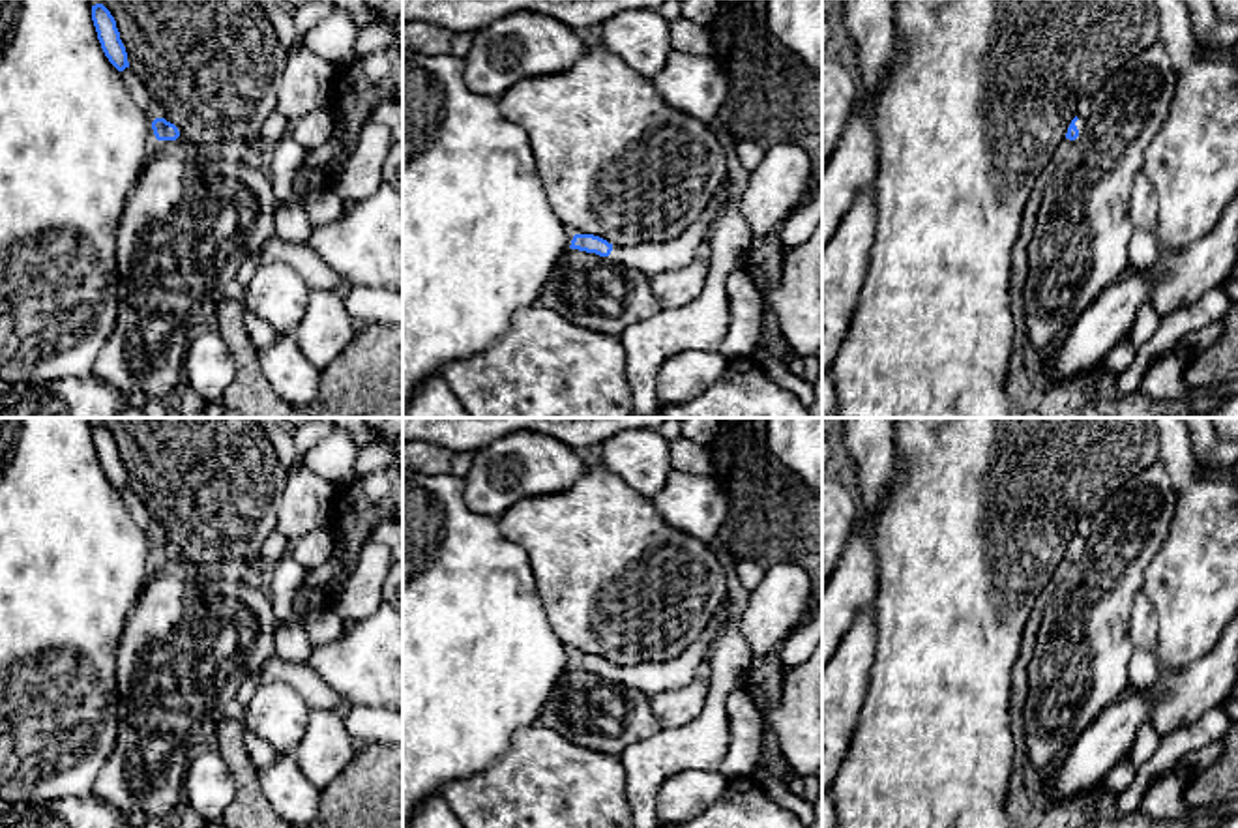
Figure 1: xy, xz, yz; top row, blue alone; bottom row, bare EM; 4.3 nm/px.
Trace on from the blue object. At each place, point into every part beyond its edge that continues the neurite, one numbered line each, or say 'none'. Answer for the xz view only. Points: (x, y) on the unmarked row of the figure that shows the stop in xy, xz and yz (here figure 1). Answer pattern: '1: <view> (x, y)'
1: xz (648, 679)

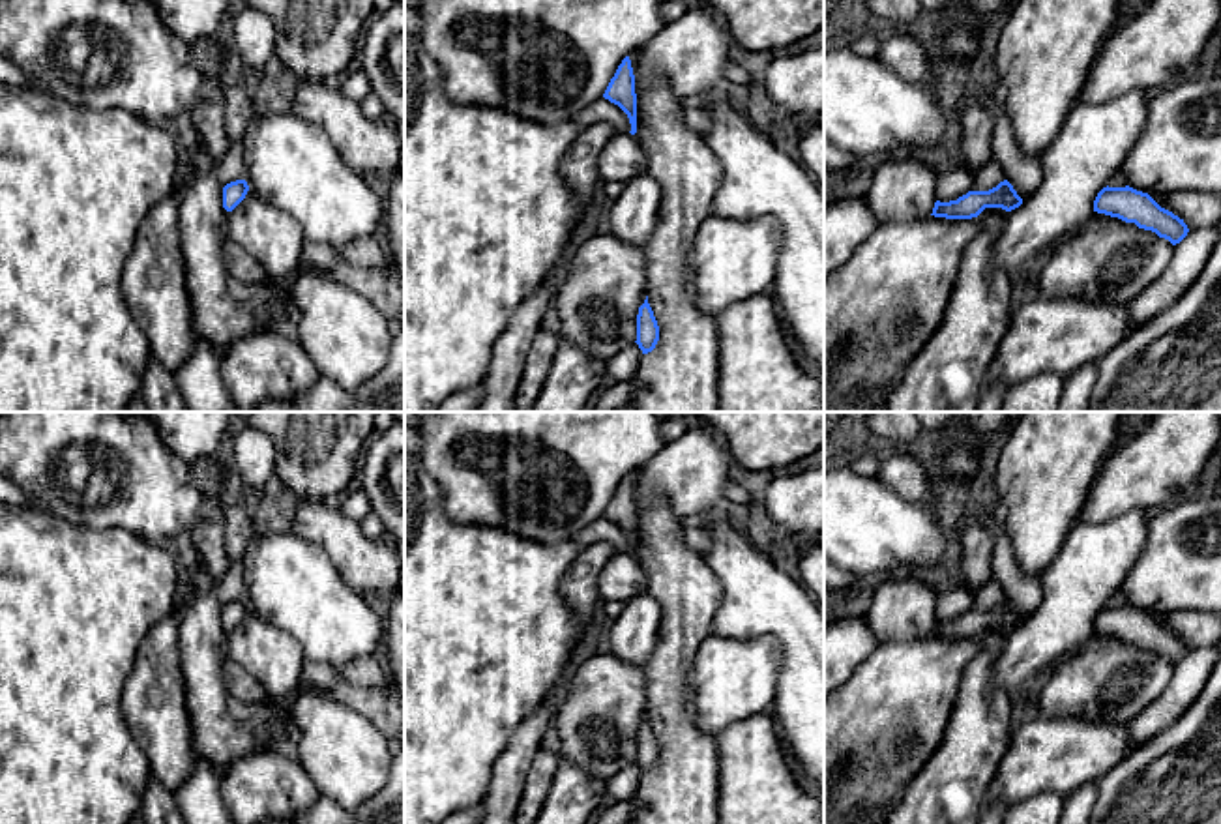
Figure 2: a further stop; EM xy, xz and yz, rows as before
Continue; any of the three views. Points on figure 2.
none

